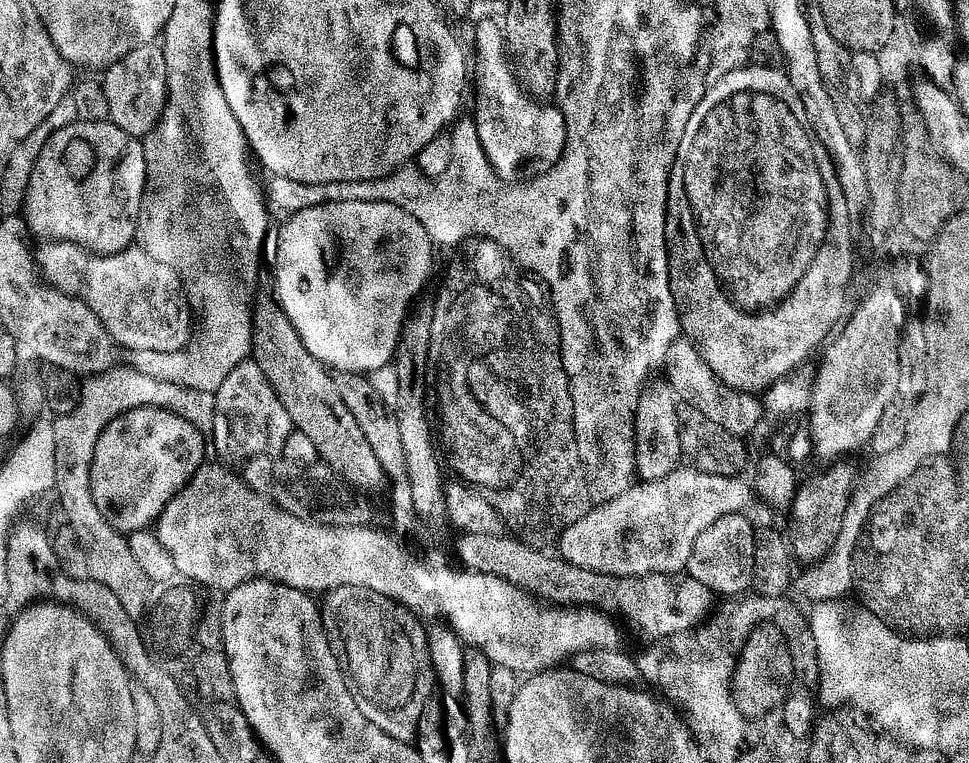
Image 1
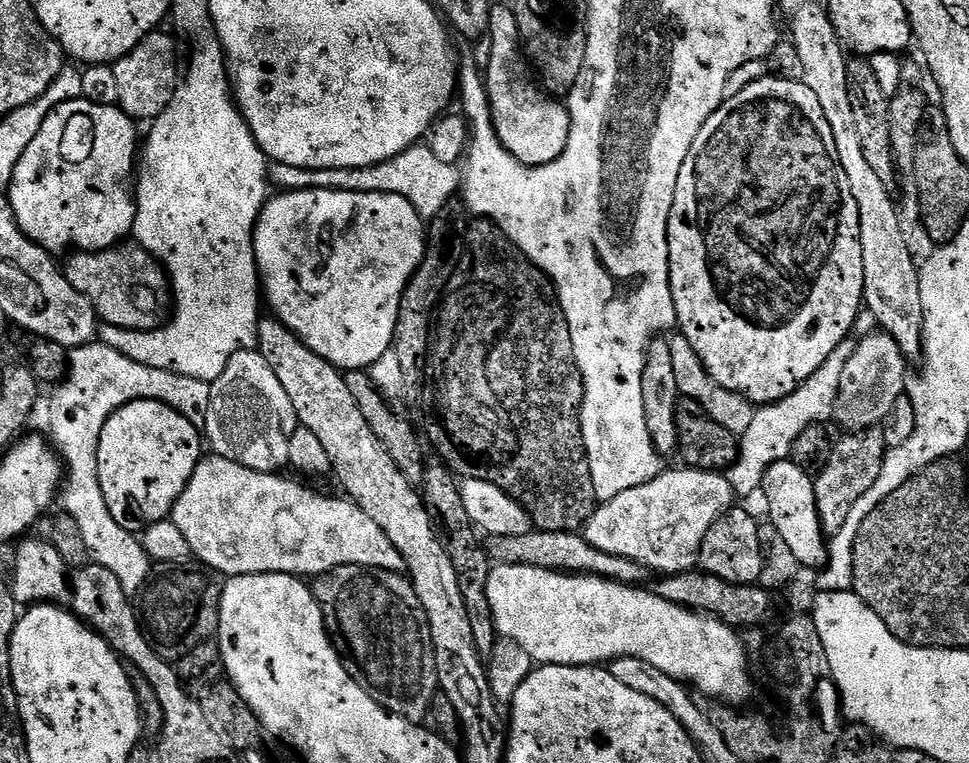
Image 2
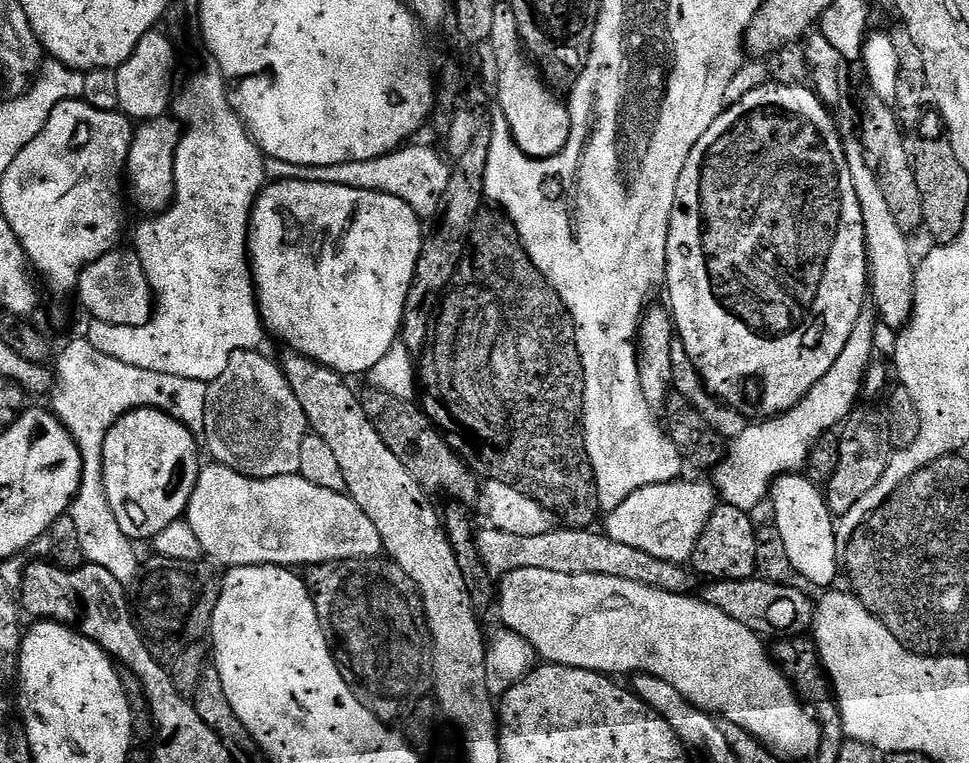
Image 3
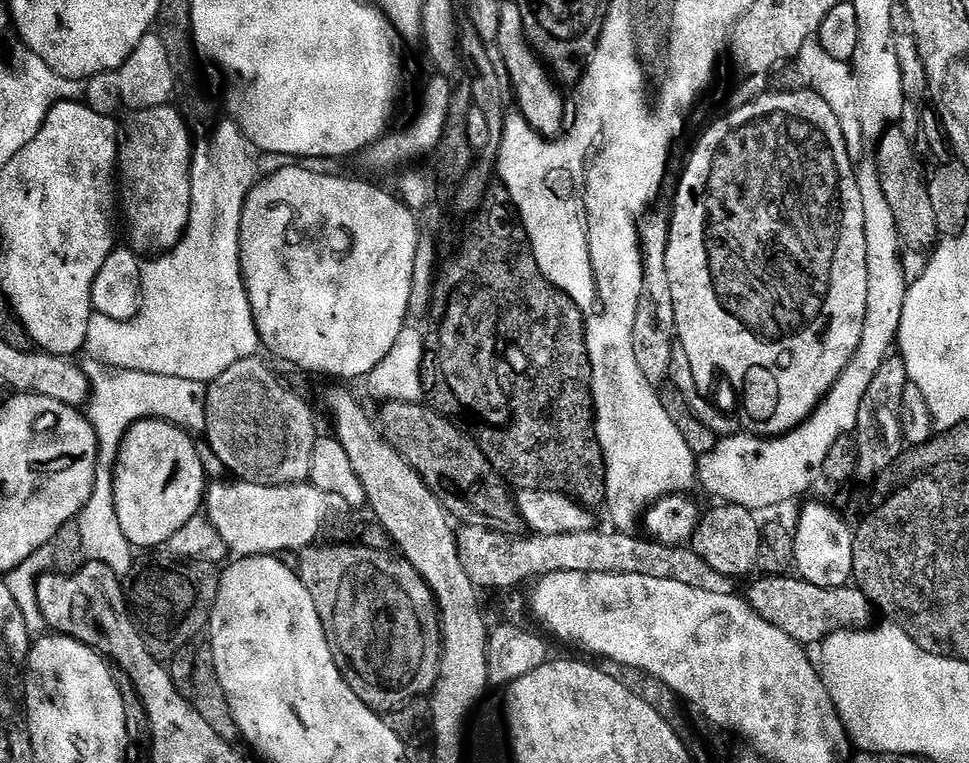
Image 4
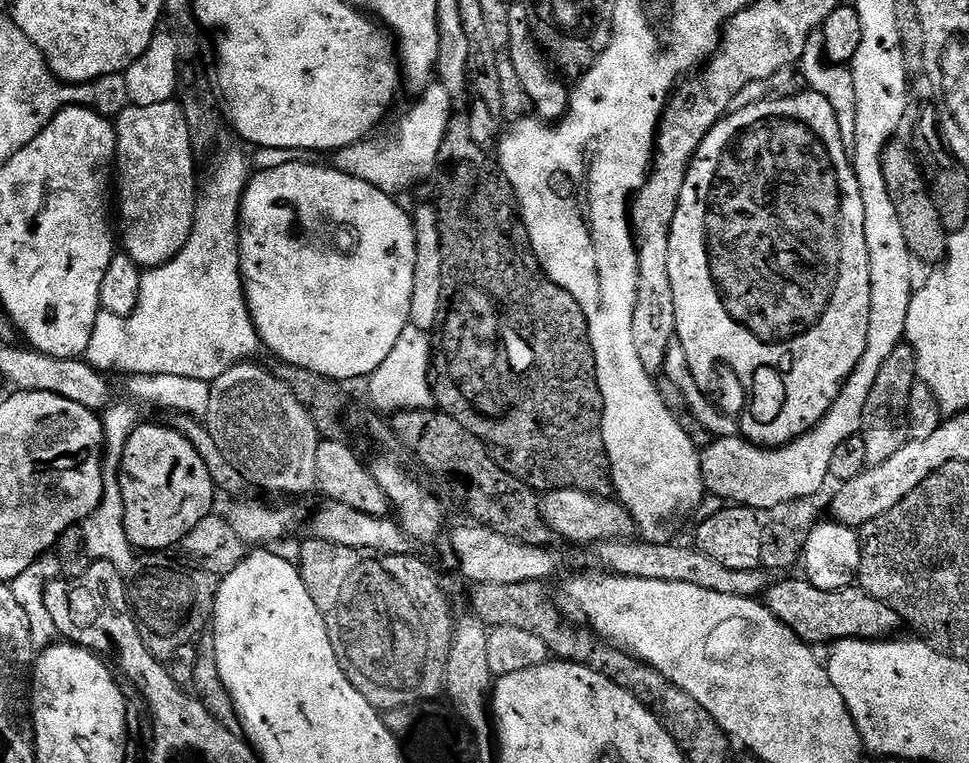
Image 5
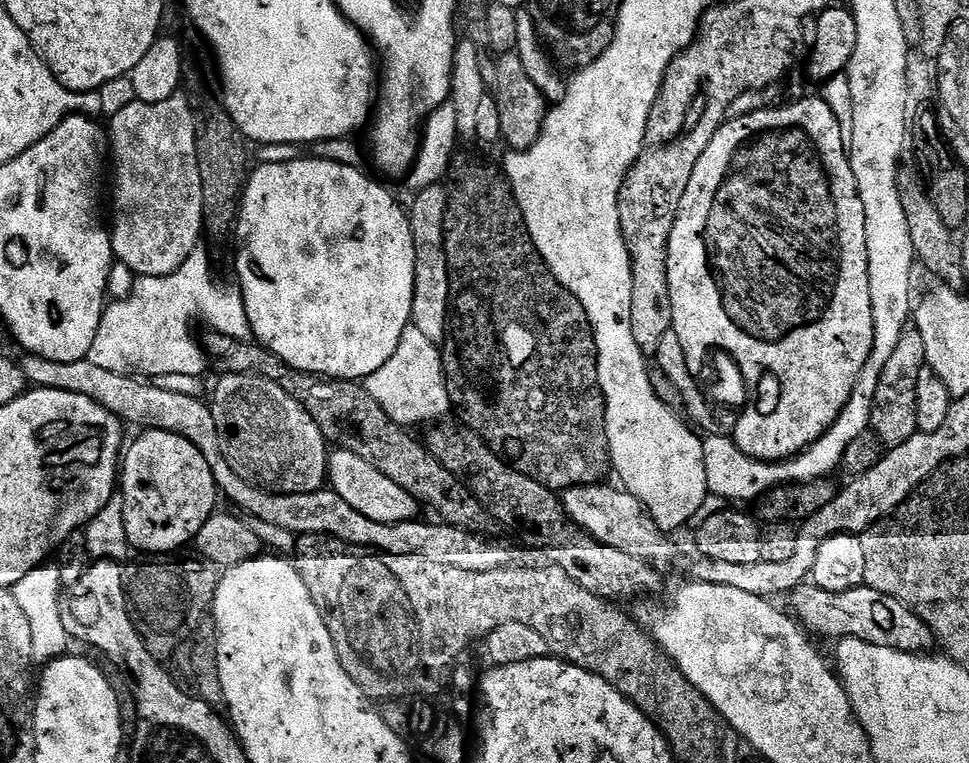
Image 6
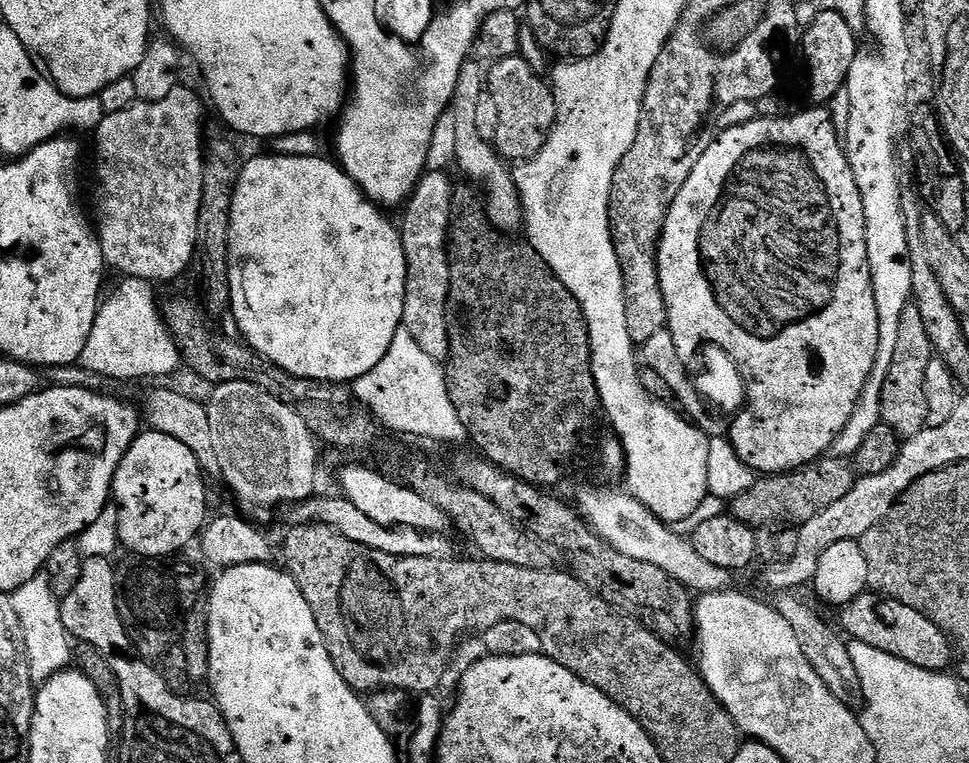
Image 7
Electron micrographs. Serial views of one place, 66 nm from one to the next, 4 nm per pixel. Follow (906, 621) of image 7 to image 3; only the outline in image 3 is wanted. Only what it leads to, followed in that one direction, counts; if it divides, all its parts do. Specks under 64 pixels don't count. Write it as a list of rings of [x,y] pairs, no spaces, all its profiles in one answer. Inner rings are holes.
[[[753,578],[751,580],[717,580],[705,583],[702,598],[710,606],[722,610],[724,614],[730,614],[742,626],[769,638],[774,634],[780,636],[783,632],[788,634],[804,634],[814,624],[814,600],[811,600],[804,592],[792,588],[791,583],[775,584],[769,580]]]

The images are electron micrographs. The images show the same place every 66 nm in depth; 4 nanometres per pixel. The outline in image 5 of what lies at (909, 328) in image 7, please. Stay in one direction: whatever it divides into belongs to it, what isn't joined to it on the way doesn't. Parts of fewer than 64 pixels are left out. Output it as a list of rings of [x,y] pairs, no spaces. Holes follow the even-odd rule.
[[[902,342],[896,347],[894,354],[886,358],[878,379],[874,381],[874,387],[866,397],[866,406],[862,406],[862,422],[858,435],[862,442],[866,442],[869,465],[881,464],[888,458],[894,458],[894,454],[898,454],[898,450],[902,450],[902,446],[908,443],[908,403],[910,390],[917,383],[916,355],[912,353],[909,344]]]

